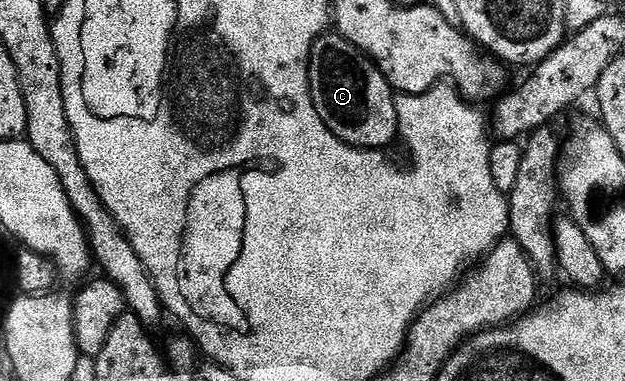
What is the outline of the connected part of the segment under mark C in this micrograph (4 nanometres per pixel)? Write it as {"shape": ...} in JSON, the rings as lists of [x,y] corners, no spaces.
{"shape":[[[328,33],[312,42],[312,53],[308,57],[308,80],[310,81],[310,97],[314,101],[314,109],[318,117],[326,125],[326,129],[336,139],[341,139],[353,149],[380,151],[388,149],[392,142],[397,142],[400,130],[400,113],[398,99],[384,76],[366,55],[353,49],[339,34]]]}

